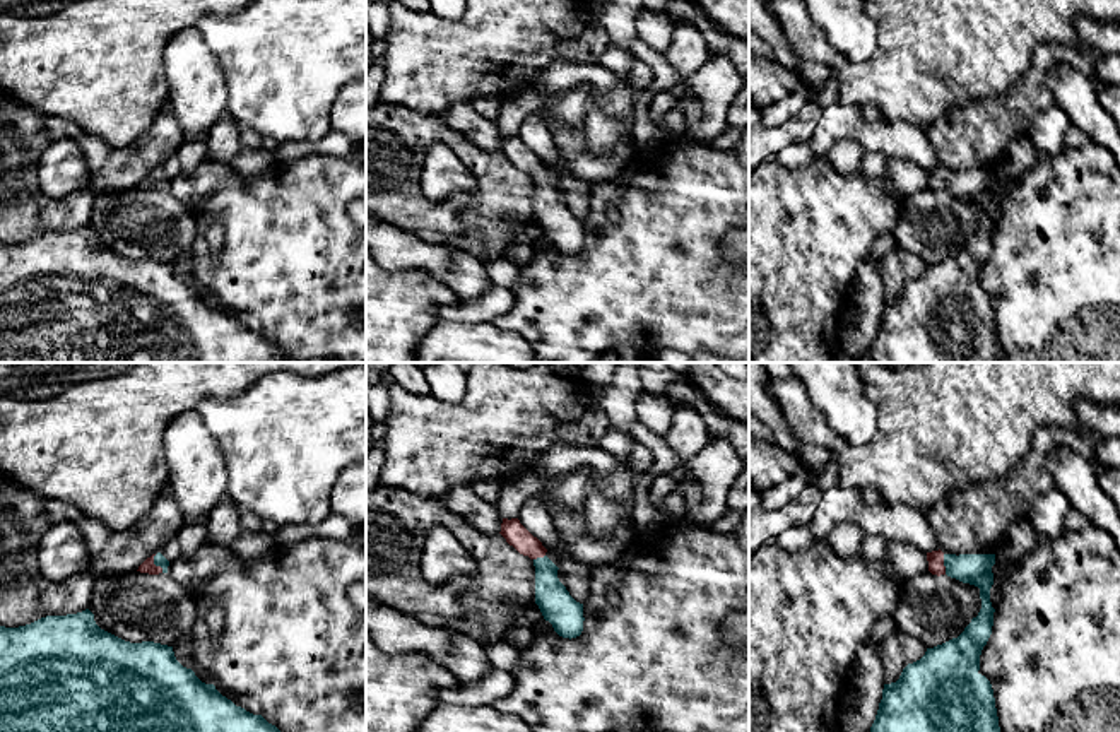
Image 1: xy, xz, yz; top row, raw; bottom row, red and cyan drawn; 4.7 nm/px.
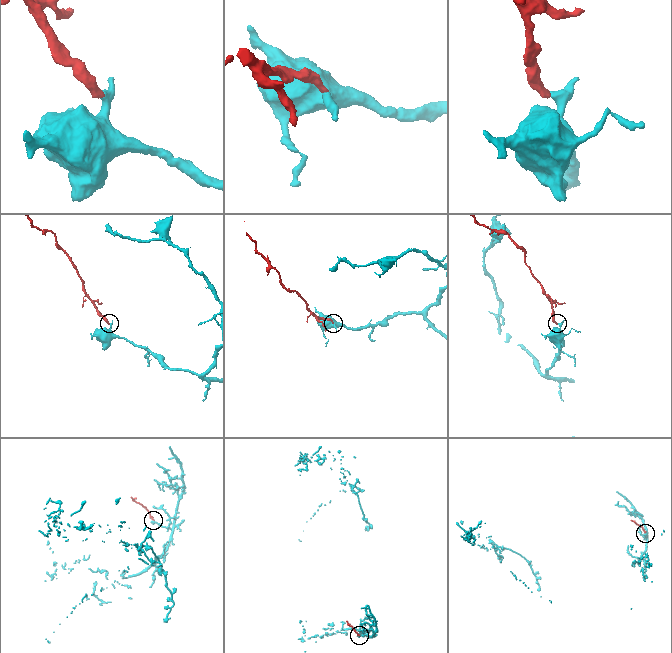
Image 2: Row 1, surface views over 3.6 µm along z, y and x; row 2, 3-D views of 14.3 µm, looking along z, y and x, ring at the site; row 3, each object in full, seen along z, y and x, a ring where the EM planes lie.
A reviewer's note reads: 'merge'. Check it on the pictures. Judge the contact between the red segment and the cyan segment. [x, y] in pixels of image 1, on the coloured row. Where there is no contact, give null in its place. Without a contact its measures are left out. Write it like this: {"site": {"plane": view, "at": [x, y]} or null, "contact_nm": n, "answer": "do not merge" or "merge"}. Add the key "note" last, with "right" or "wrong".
{"site": {"plane": "xy", "at": [154, 565]}, "contact_nm": 100, "answer": "merge", "note": "right"}

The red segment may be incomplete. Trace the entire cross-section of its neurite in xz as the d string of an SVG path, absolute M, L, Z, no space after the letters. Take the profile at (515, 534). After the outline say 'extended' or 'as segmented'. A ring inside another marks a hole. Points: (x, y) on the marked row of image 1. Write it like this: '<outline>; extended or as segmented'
M503 518L499 532L510 546L520 554L528 556L535 566L535 604L539 605L545 621L549 621L554 631L563 638L576 638L583 631L583 604L576 602L566 587L557 578L557 566L545 556L547 549L533 537L518 518Z; extended

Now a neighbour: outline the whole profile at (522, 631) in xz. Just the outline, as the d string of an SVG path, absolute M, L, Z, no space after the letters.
M535 602L527 604L516 616L506 633L506 641L516 648L527 646L535 638L535 626L544 619Z

